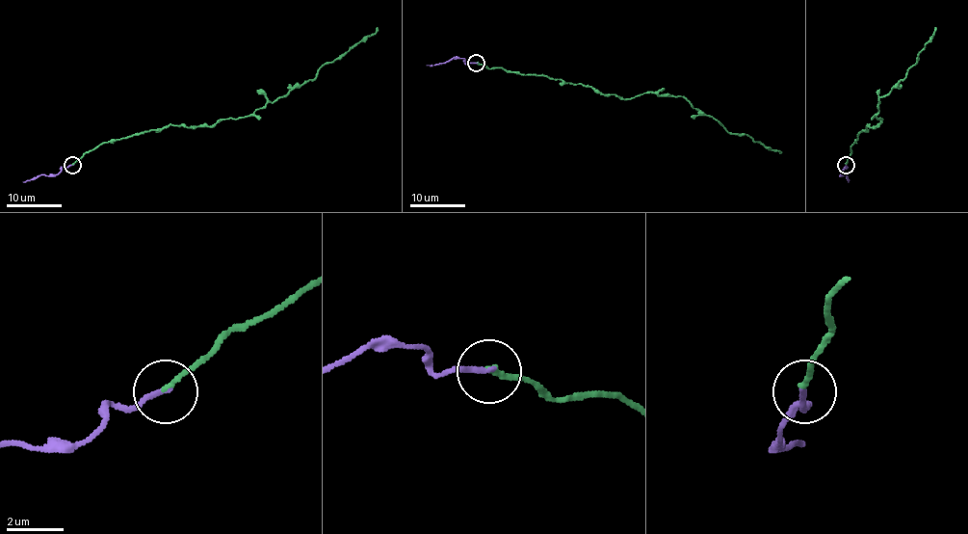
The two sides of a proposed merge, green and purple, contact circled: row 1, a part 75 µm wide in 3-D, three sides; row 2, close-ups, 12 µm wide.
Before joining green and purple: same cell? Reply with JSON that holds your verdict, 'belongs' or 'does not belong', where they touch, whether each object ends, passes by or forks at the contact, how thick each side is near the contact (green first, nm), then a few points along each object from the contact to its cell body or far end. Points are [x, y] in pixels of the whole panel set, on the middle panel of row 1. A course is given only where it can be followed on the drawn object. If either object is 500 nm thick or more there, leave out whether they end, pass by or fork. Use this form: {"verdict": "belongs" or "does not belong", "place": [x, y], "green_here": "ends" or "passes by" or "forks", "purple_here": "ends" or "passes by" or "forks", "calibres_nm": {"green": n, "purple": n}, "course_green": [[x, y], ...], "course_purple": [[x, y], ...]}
{"verdict": "belongs", "place": [476, 63], "green_here": "ends", "purple_here": "ends", "calibres_nm": {"green": 200, "purple": 190}, "course_green": [[476, 64], [562, 79], [621, 98], [644, 93], [684, 96], [729, 133], [747, 134], [780, 153]], "course_purple": [[476, 64], [466, 64], [460, 58], [426, 65]]}

